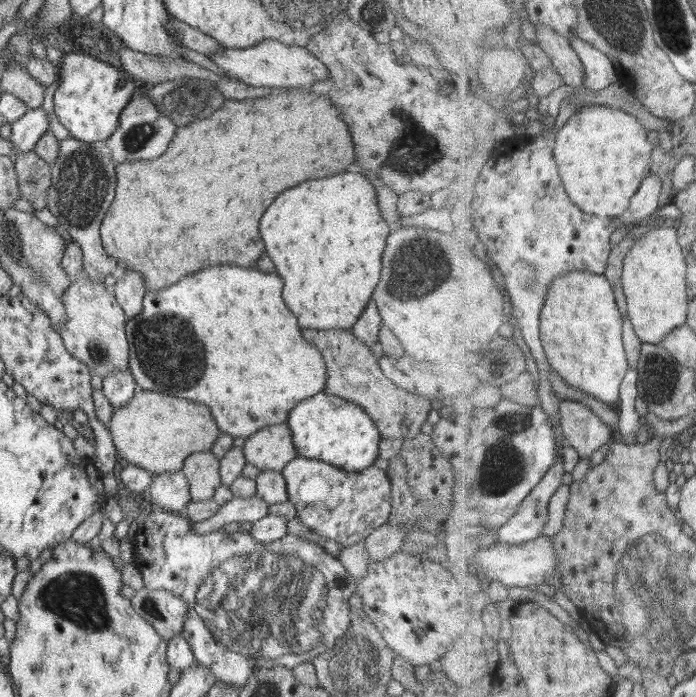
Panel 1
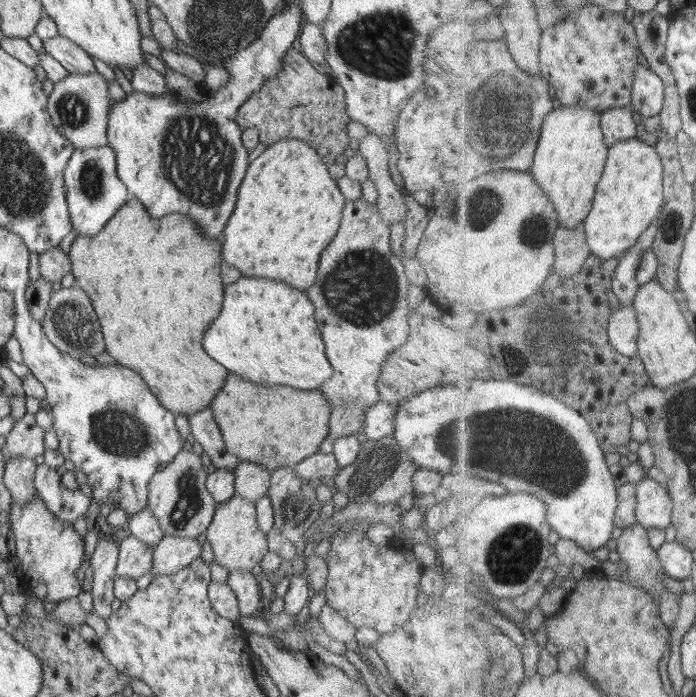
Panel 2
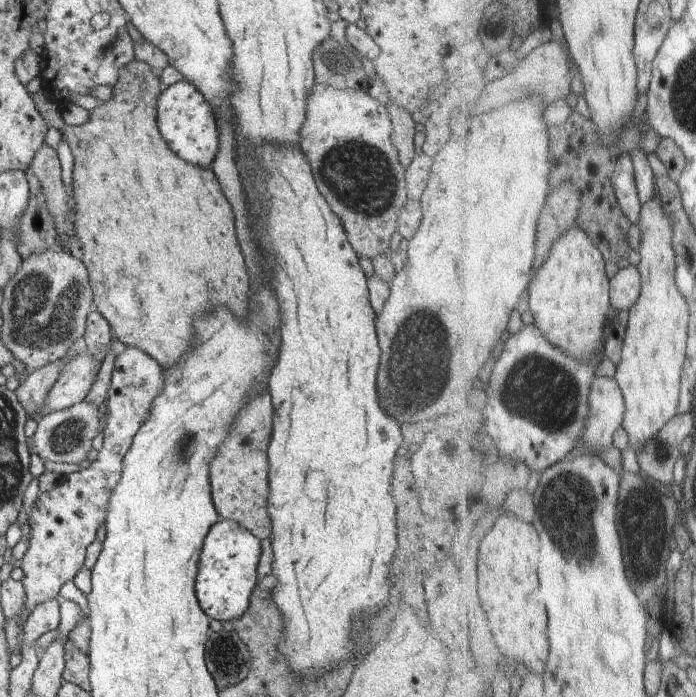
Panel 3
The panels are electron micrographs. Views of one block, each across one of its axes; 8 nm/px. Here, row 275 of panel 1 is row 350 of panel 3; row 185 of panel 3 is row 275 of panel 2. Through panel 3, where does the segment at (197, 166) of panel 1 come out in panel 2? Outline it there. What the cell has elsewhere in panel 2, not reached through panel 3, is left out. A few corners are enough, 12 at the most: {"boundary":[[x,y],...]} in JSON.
{"boundary":[[136,197],[71,274],[105,351],[164,408],[208,407],[228,370],[220,240]]}

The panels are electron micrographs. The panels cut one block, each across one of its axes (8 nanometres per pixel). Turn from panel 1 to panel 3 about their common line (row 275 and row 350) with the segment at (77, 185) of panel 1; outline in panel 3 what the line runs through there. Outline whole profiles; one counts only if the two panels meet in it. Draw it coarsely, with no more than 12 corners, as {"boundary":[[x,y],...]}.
{"boundary":[[95,308],[83,335],[89,354],[102,363],[113,333]]}

